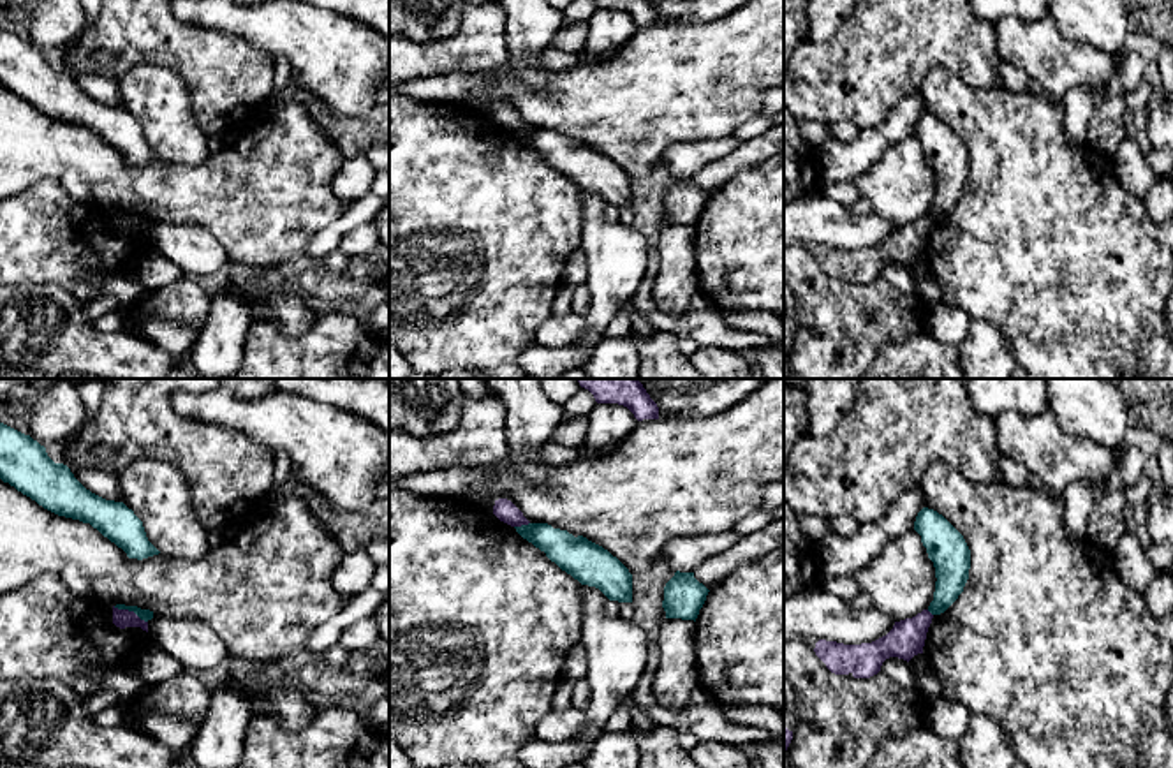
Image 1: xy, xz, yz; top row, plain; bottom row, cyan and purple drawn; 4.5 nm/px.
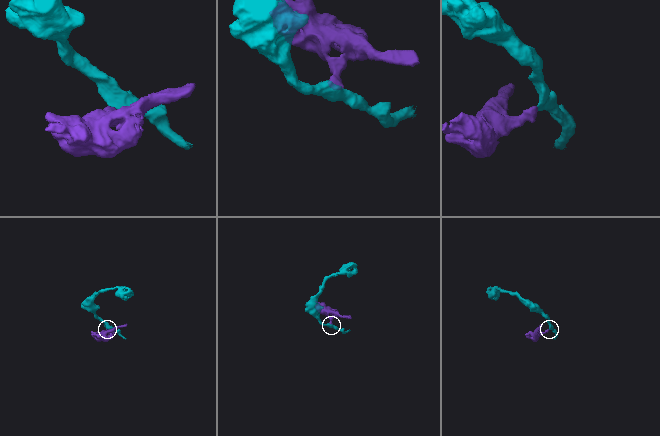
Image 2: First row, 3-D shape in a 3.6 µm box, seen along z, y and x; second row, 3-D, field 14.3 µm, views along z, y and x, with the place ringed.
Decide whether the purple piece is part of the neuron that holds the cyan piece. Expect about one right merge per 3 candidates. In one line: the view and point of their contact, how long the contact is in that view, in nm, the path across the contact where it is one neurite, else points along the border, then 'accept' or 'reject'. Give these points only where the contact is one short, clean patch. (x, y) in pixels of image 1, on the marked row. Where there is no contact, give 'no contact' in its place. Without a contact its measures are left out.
xy (131, 610) | 180 nm | along xy (113, 606), (132, 610), (147, 622) | reject

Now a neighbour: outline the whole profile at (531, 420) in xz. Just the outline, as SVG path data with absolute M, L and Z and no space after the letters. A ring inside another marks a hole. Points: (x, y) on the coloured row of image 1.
M484 379L504 402L505 435L513 463L509 470L530 481L542 481L550 465L537 453L551 442L564 417L564 407L553 403L541 379Z

